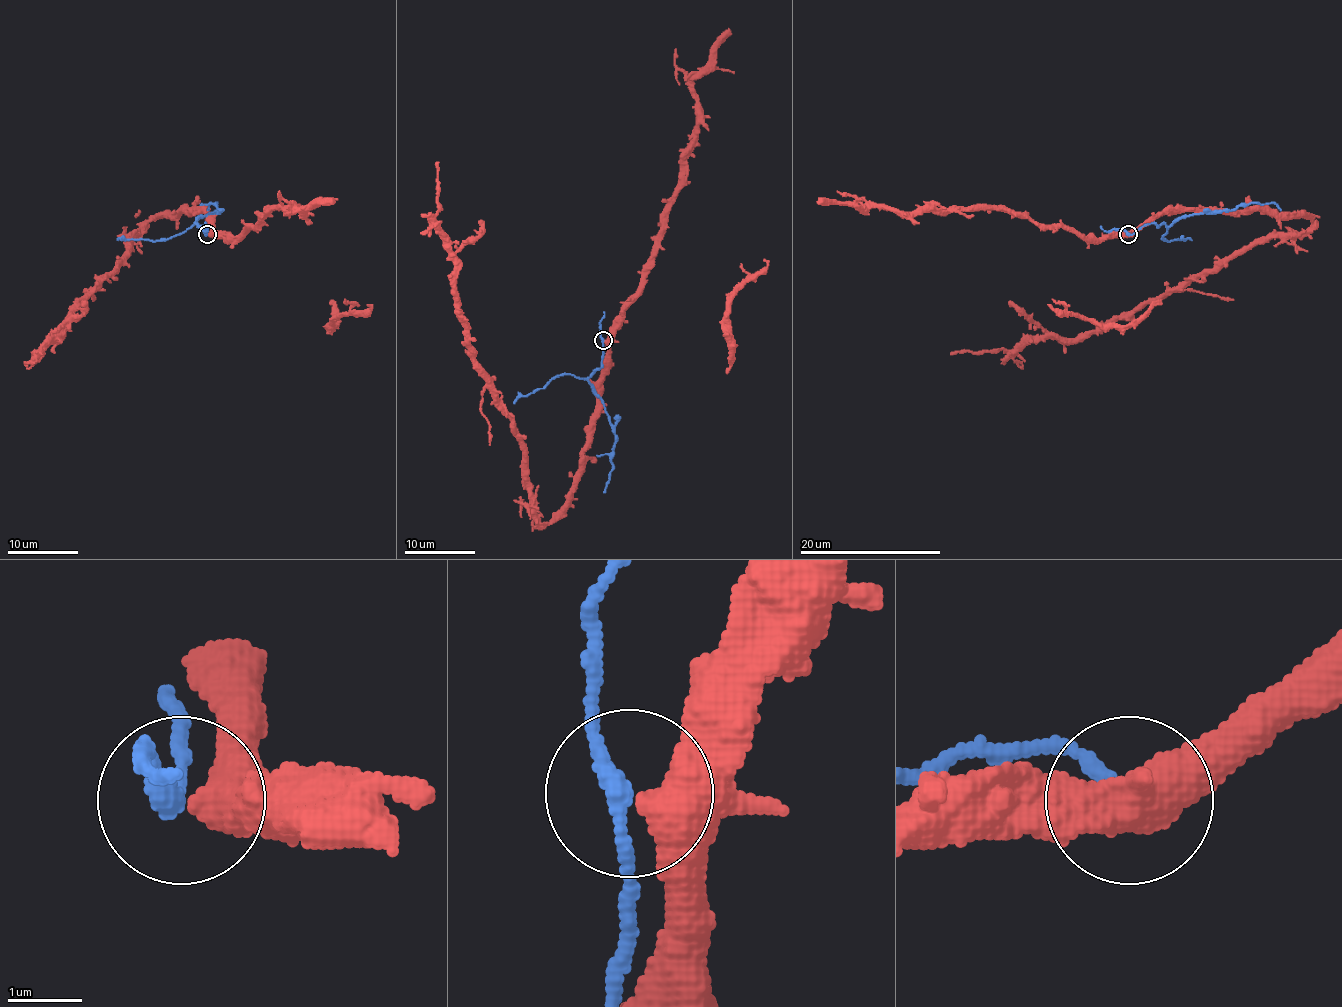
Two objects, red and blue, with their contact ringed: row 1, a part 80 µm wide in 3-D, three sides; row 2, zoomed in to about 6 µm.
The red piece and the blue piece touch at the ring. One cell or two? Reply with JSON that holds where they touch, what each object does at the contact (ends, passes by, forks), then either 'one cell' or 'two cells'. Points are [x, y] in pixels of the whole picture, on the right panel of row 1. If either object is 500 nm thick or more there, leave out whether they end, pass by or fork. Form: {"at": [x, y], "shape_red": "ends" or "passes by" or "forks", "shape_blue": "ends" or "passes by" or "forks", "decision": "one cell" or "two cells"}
{"at": [1128, 234], "decision": "two cells"}

